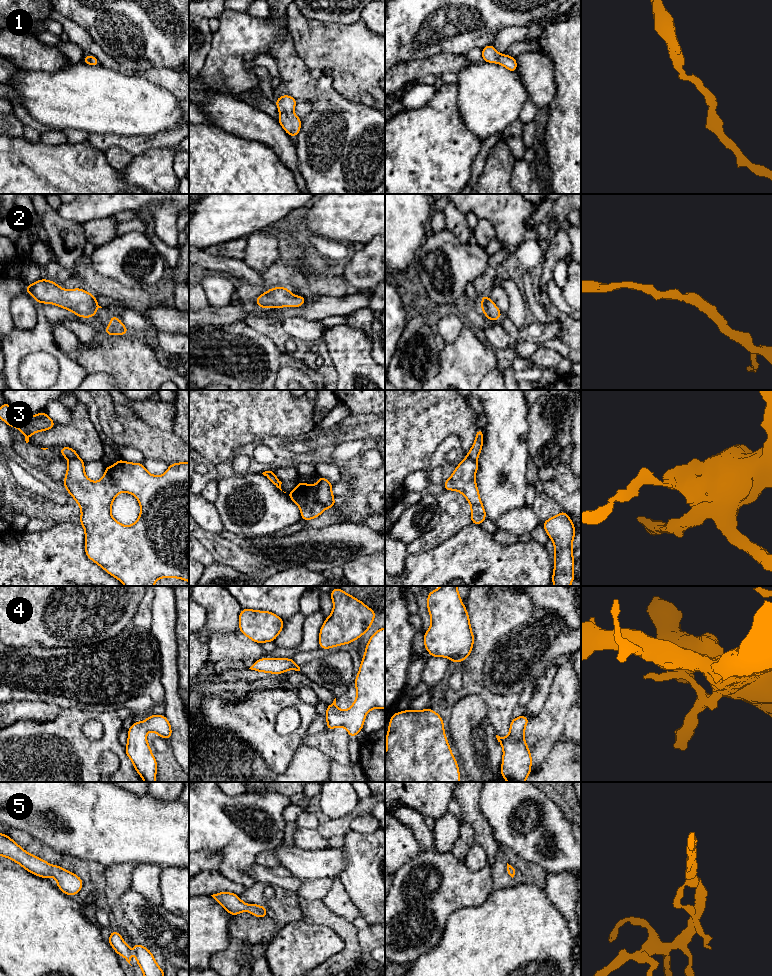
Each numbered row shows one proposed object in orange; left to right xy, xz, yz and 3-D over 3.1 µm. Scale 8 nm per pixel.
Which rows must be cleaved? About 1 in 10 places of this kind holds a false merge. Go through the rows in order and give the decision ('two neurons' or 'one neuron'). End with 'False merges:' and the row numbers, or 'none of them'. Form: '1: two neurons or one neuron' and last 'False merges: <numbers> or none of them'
1: one neuron
2: one neuron
3: two neurons
4: one neuron
5: one neuron
False merges: 3

